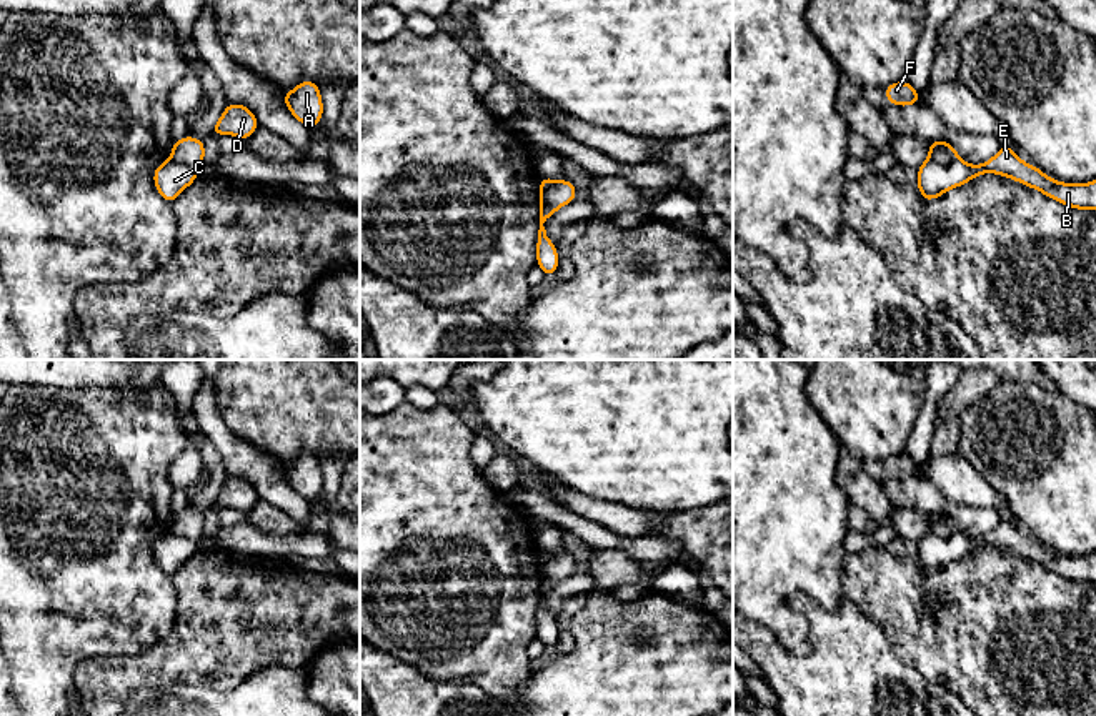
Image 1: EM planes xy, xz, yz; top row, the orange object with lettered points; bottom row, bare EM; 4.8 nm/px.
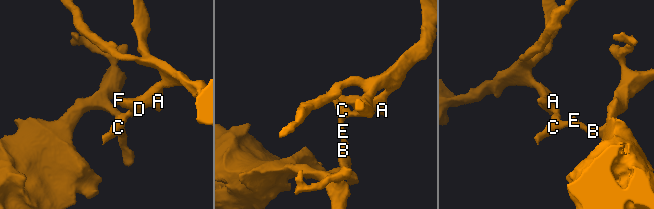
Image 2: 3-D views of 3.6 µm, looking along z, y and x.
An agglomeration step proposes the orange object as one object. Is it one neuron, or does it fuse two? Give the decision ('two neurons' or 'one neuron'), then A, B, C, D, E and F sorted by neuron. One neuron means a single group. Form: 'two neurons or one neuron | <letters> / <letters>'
two neurons | A D F / B C E

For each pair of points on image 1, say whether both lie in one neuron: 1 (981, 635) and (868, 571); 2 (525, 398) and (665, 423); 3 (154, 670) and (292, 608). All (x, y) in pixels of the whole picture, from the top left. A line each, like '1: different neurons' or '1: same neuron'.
1: same neuron
2: same neuron
3: same neuron

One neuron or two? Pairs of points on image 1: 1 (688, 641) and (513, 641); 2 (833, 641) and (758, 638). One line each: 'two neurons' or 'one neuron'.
1: two neurons
2: one neuron

